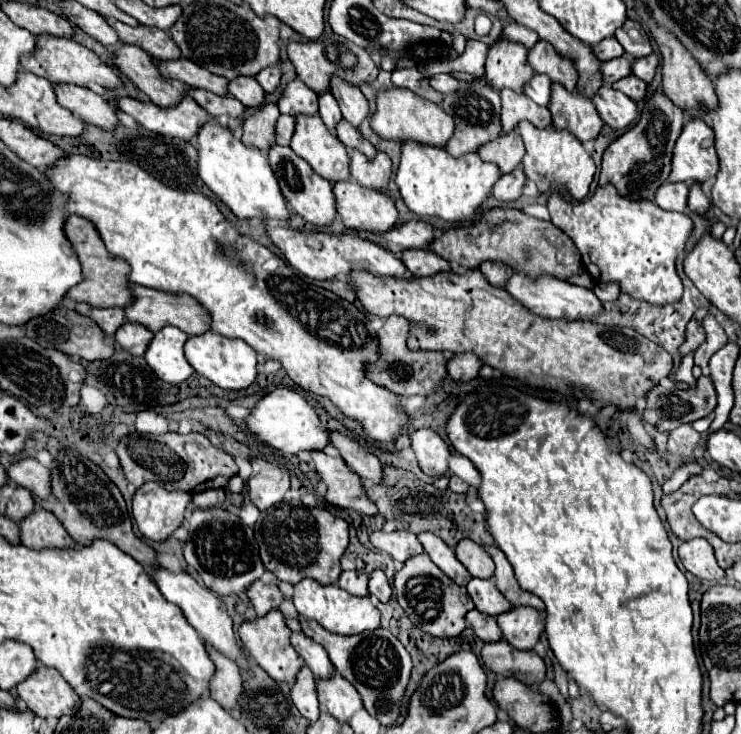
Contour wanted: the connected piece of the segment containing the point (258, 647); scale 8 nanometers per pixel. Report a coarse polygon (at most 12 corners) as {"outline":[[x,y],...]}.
{"outline":[[277,609],[243,621],[239,639],[275,681],[303,667]]}

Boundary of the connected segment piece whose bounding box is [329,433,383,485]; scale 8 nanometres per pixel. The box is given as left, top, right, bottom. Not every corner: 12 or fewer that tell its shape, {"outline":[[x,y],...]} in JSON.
{"outline":[[329,433],[331,447],[361,479],[375,485],[383,463],[343,433]]}

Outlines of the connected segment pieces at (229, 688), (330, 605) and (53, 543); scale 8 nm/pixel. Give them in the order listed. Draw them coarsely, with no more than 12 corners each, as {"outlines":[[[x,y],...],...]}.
{"outlines":[[[213,645],[215,663],[209,693],[223,709],[233,709],[243,687],[237,663]],[[337,583],[293,585],[301,617],[337,635],[379,627],[369,597]],[[35,509],[21,523],[21,545],[75,547],[61,521]]]}

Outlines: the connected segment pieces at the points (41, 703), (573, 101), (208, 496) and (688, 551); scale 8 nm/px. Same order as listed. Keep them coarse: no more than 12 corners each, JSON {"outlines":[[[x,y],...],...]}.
{"outlines":[[[37,669],[17,695],[39,717],[71,715],[81,699],[55,669]],[[551,85],[557,129],[569,129],[581,143],[603,127],[585,93]],[[223,489],[193,493],[193,505],[207,509],[225,499]],[[705,539],[681,543],[683,567],[699,579],[719,581],[725,571]]]}

